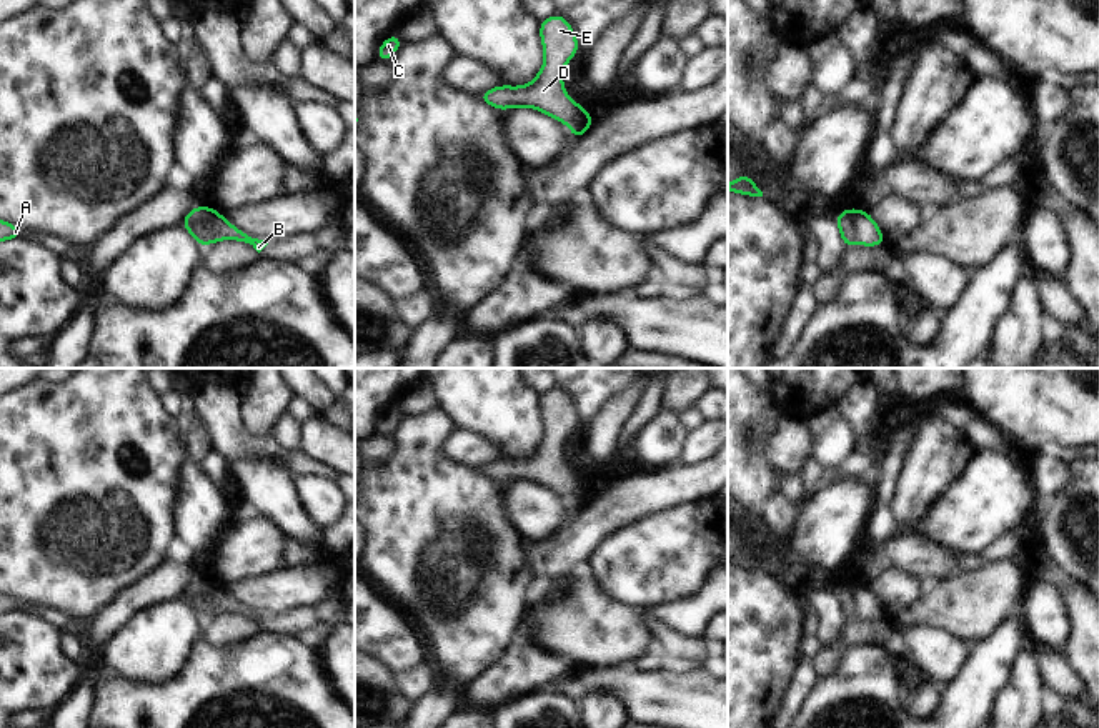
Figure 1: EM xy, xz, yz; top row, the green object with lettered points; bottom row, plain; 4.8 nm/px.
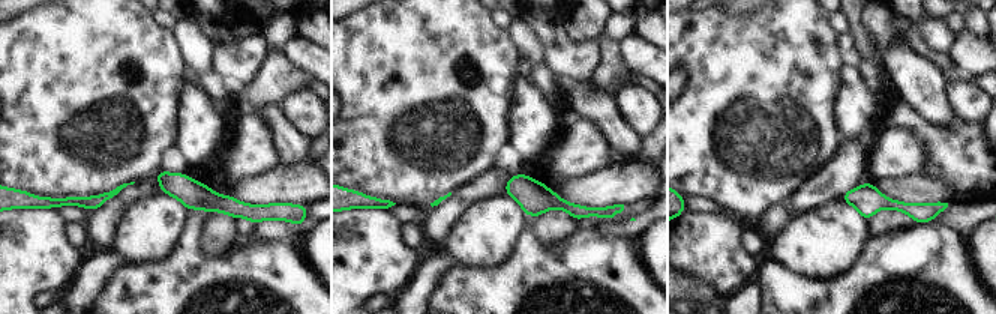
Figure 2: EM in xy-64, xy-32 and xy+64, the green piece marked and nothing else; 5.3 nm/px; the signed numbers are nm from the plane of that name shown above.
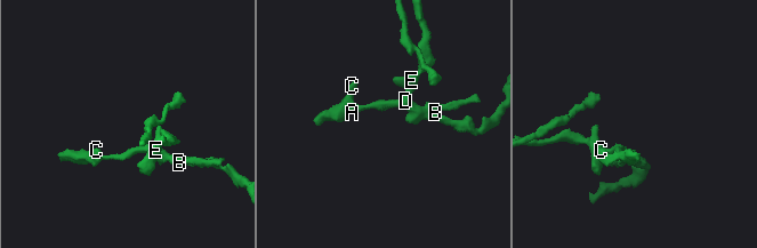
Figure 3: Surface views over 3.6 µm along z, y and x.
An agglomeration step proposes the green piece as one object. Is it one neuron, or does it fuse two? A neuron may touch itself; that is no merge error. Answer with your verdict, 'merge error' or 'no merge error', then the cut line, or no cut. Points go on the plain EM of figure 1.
merge error; cut xy (212, 583), (203, 598), (205, 608), (198, 615)

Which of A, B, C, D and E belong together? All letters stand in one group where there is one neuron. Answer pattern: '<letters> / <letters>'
A C D E / B

